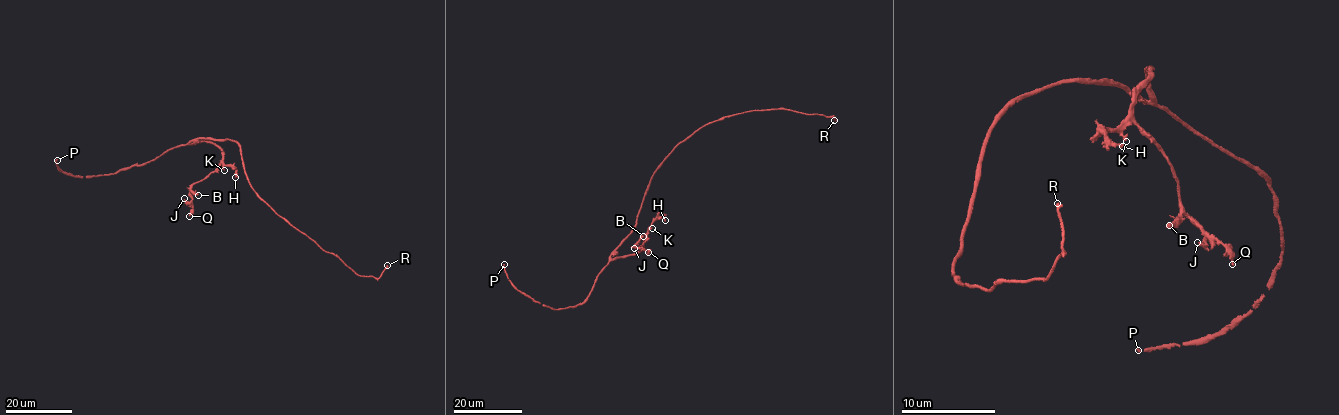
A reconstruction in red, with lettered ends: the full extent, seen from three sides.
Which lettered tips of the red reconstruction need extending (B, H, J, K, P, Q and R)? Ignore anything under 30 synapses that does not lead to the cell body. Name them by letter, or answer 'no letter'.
H, P

